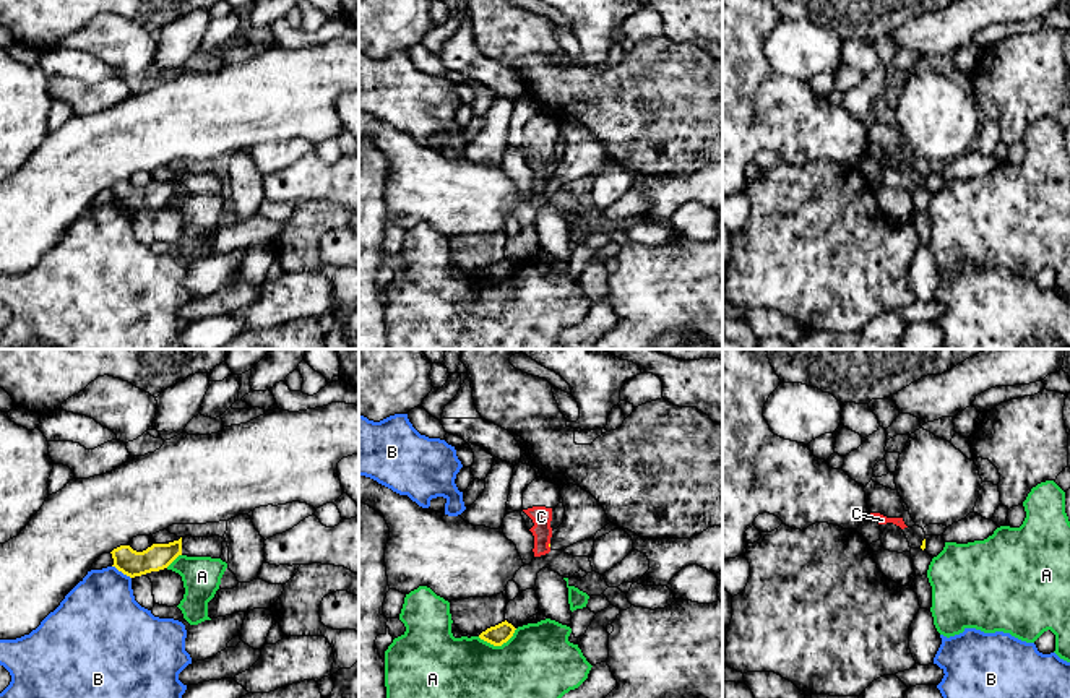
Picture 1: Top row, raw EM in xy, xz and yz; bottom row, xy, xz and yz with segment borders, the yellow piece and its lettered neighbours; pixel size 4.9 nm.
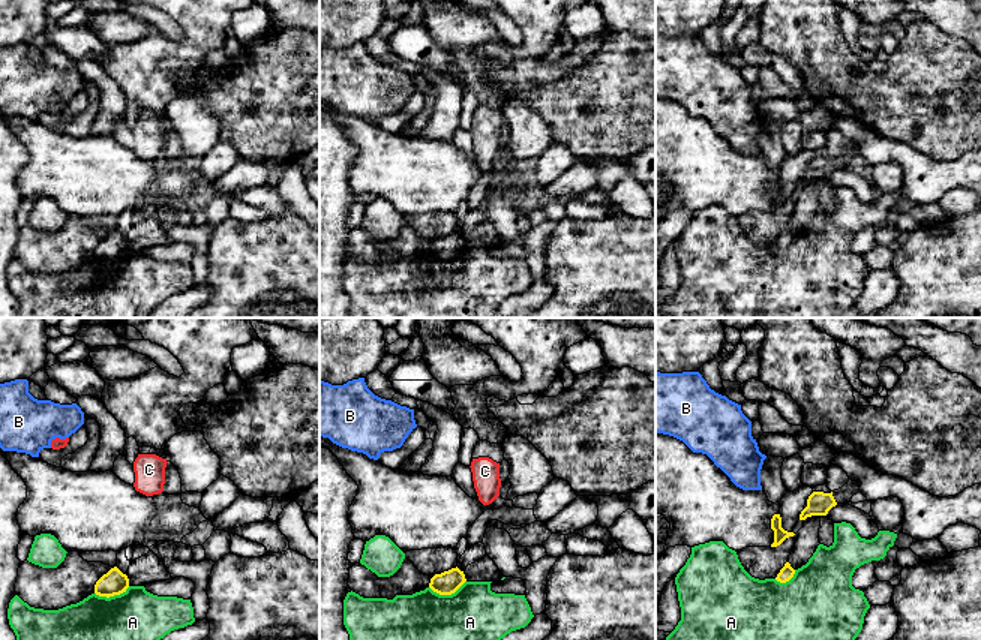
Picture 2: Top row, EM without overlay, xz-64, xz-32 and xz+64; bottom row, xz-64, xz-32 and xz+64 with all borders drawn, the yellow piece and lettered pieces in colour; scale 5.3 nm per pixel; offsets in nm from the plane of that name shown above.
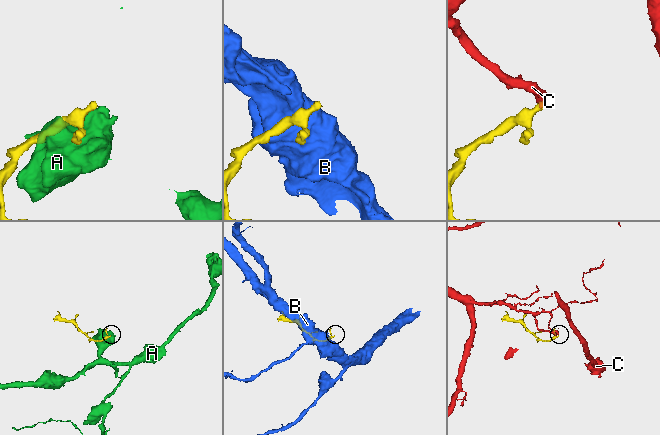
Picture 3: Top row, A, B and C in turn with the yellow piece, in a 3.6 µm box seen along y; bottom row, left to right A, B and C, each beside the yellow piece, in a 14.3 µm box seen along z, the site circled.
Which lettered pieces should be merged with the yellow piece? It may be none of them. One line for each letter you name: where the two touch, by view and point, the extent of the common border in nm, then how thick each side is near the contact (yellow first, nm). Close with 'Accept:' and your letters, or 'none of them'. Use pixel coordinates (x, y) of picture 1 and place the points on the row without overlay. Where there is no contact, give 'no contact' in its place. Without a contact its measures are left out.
C: no contact
Accept: C

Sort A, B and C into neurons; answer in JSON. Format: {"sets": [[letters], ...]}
{"sets": [["A"], ["B"], ["C"]]}

